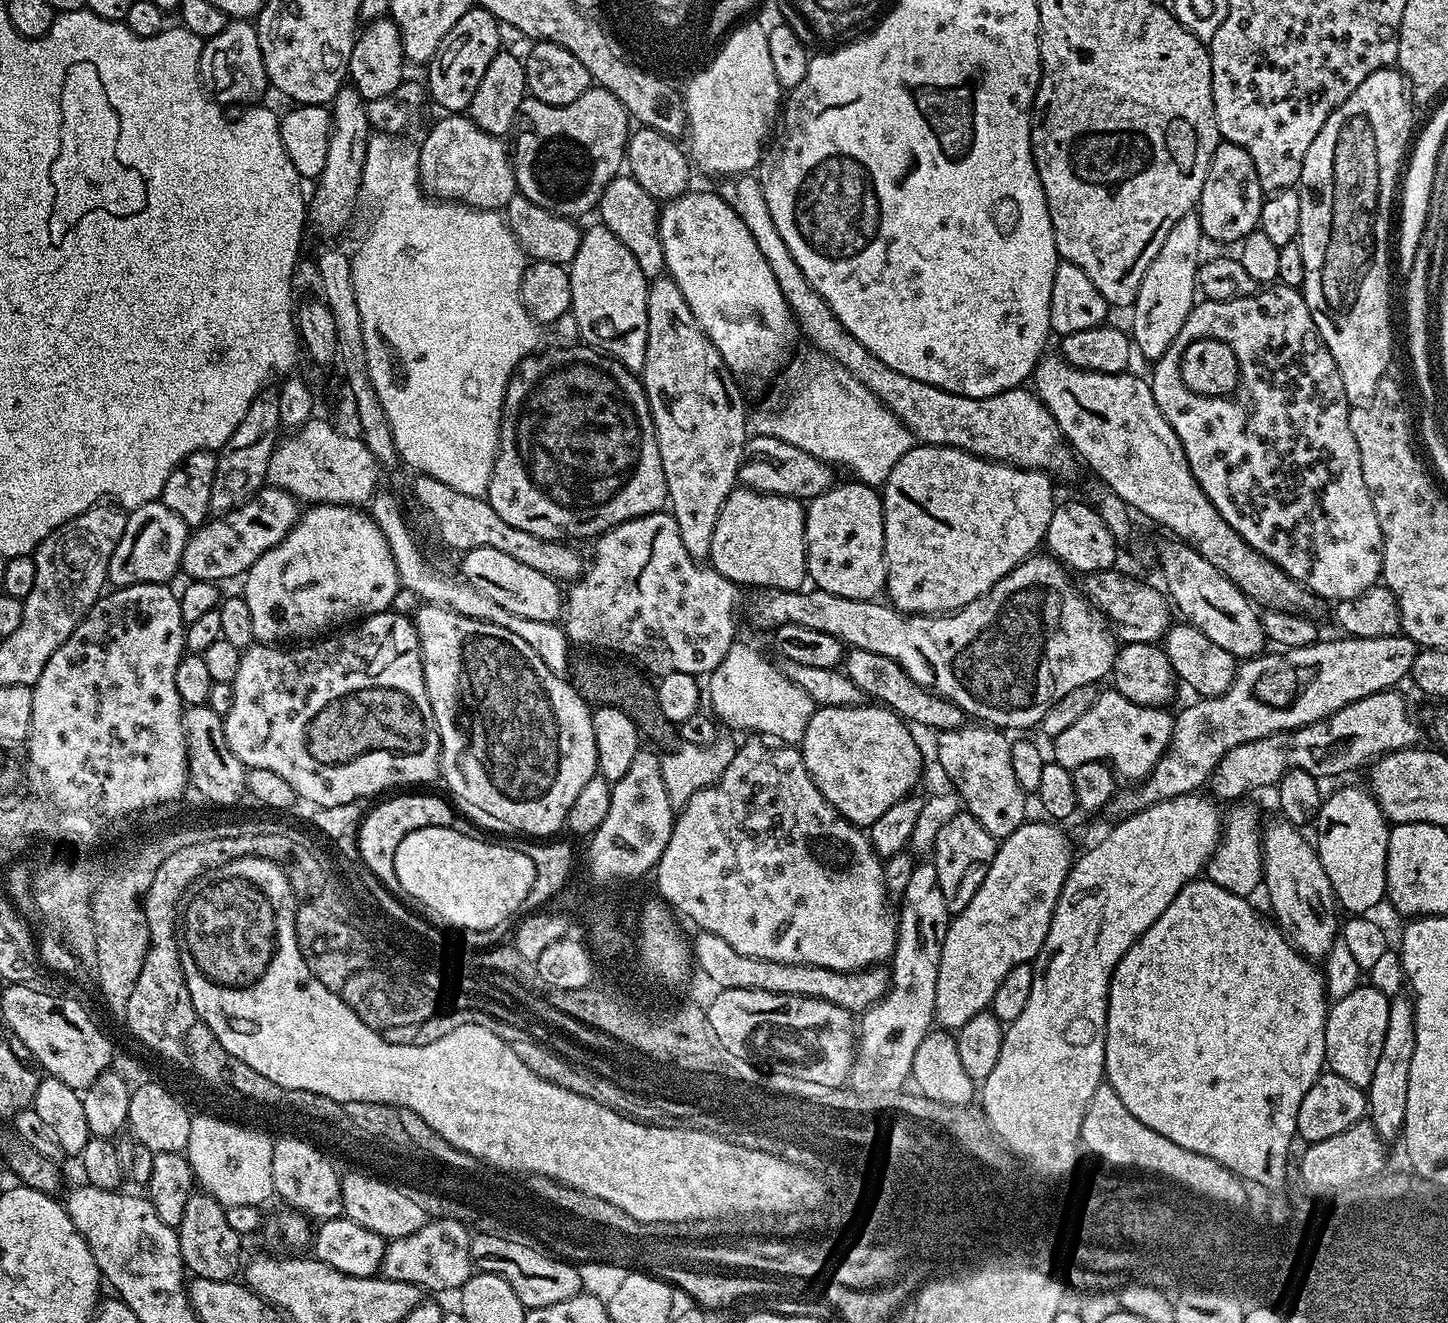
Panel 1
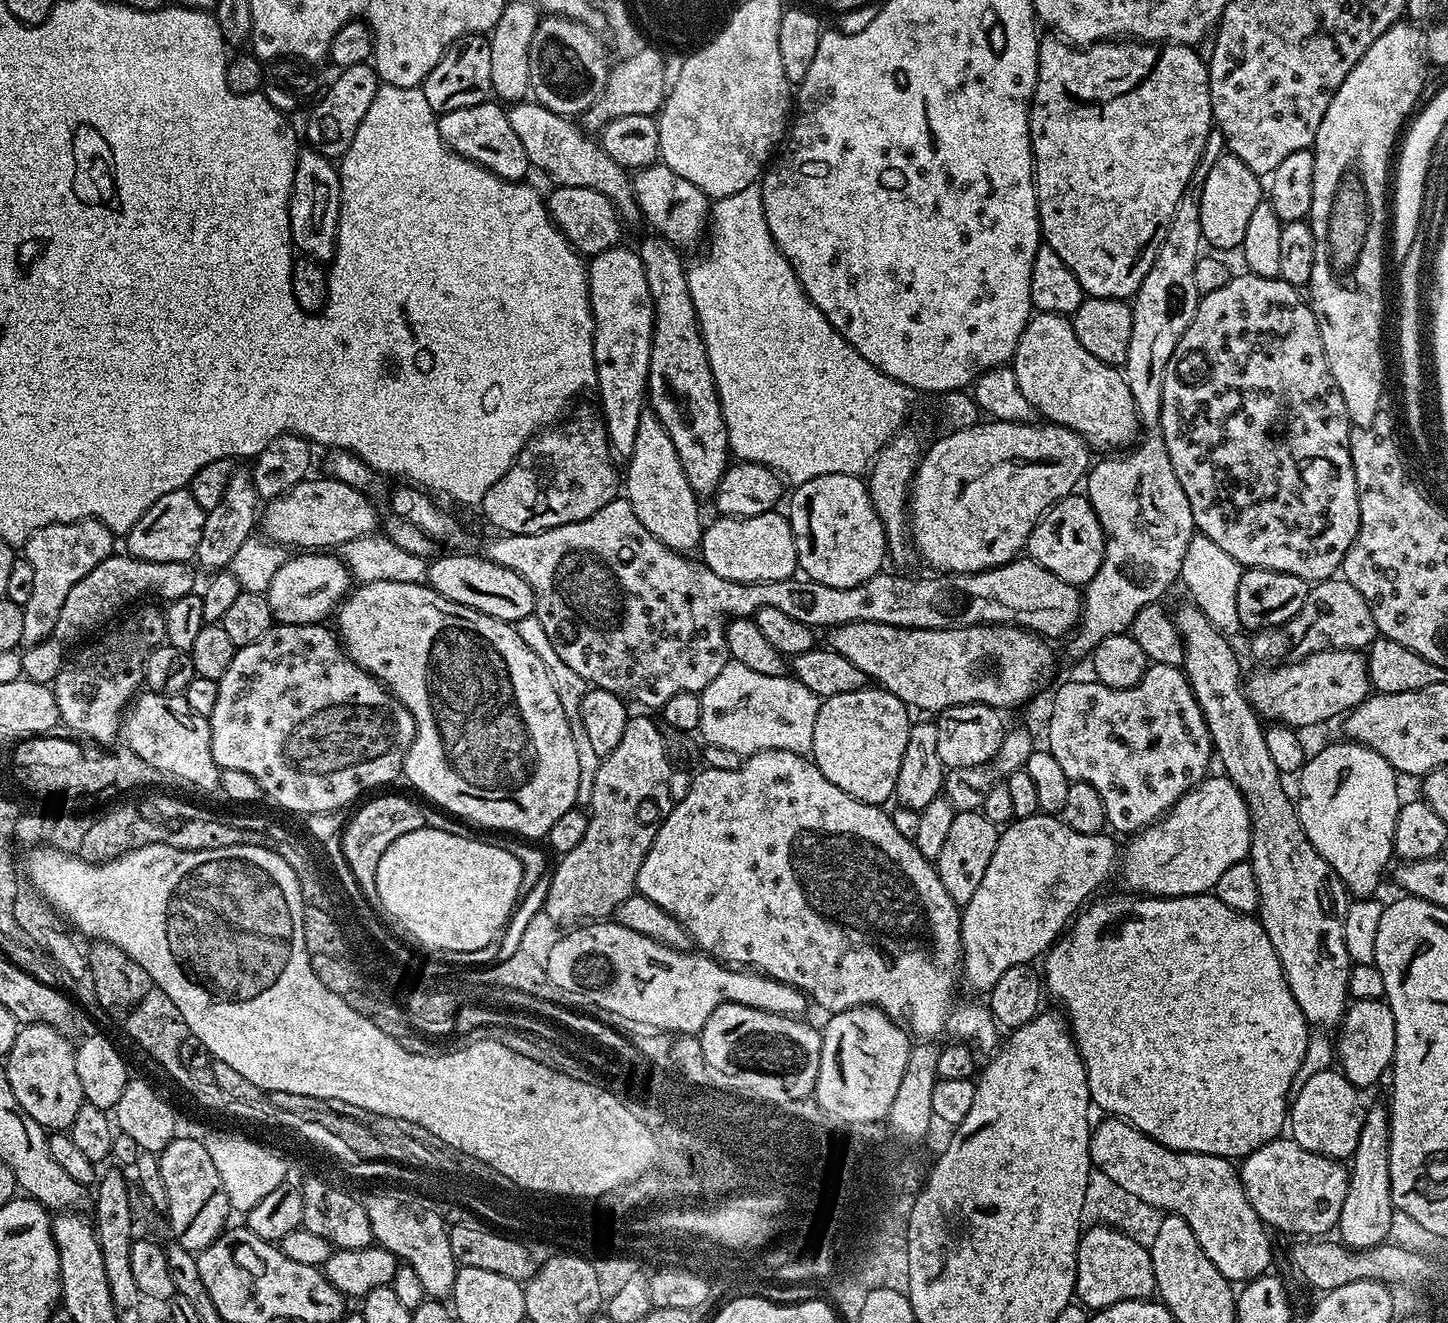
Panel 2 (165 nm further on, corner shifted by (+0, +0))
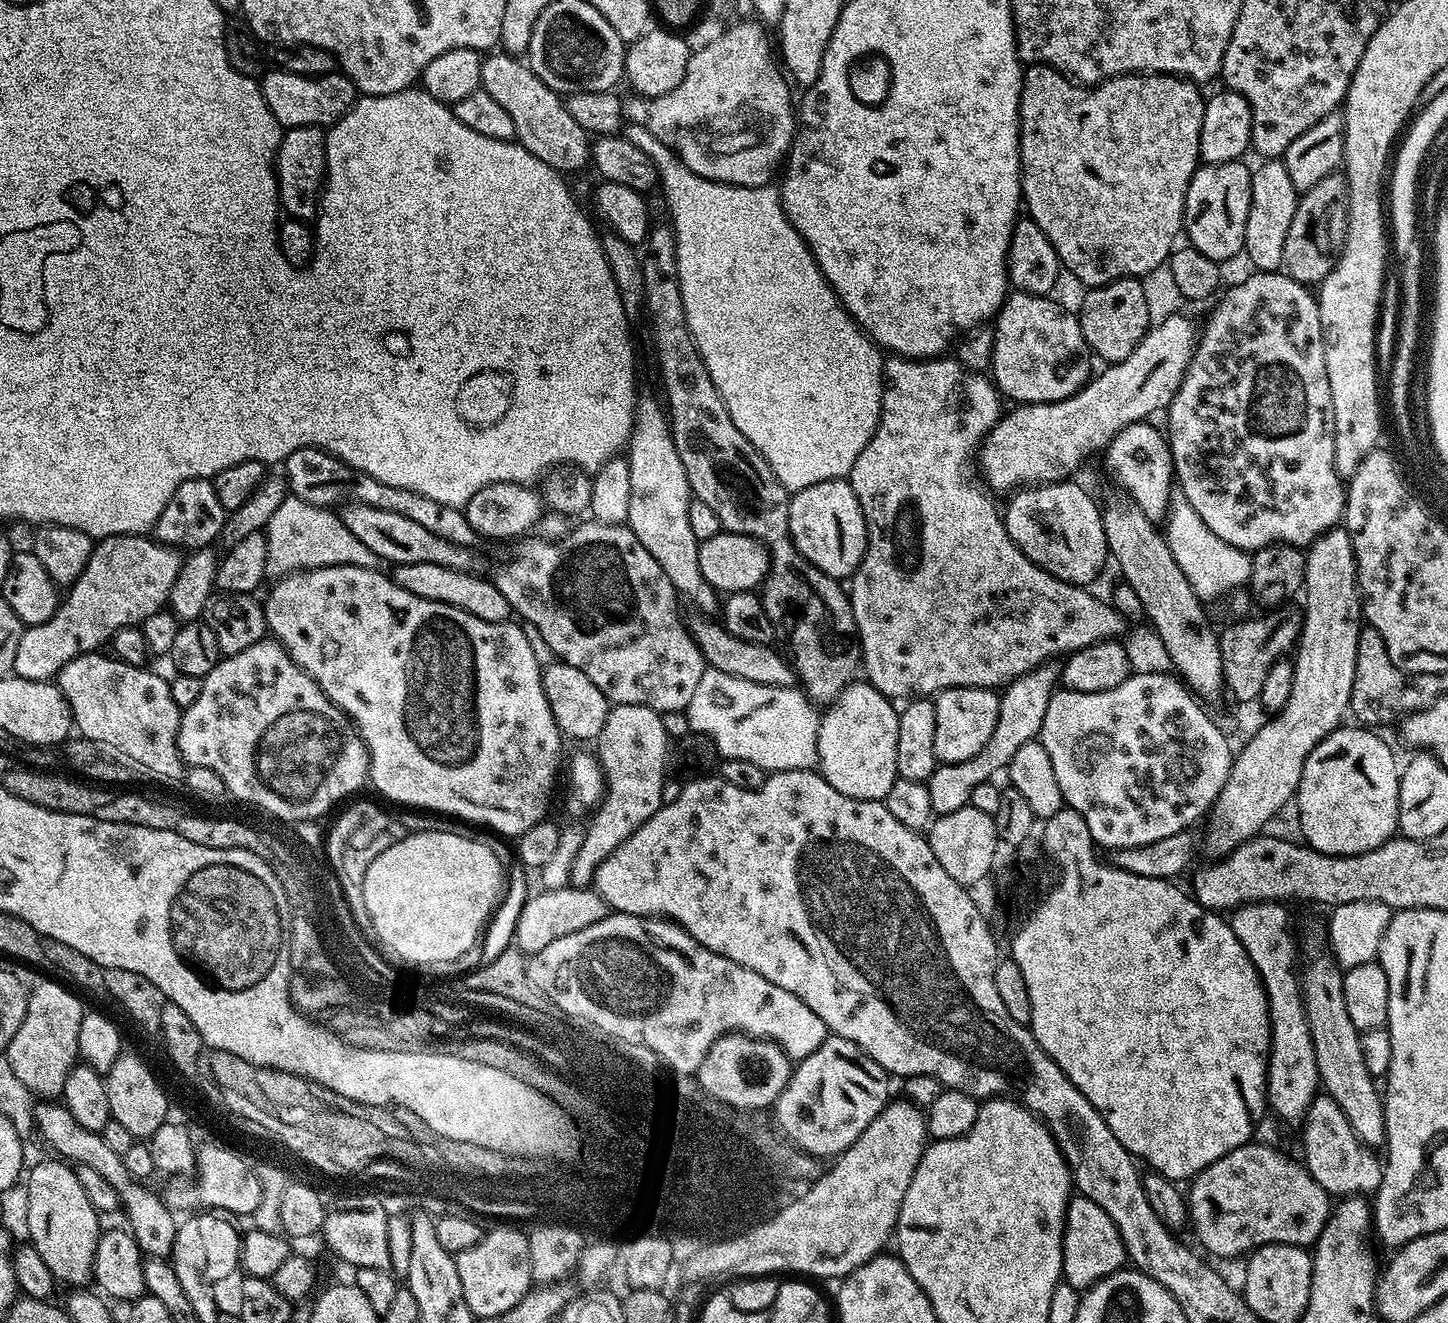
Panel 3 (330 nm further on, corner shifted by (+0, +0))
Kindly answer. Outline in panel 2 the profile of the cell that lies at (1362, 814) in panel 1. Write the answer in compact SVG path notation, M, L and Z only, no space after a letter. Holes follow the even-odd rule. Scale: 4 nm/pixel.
M1343 742L1328 744L1321 752L1312 752L1298 773L1300 779L1300 800L1295 801L1296 813L1300 816L1302 830L1306 838L1322 854L1324 861L1332 867L1334 874L1344 883L1345 889L1353 897L1368 898L1380 884L1384 871L1394 860L1394 830L1398 822L1400 805L1400 788L1396 785L1398 773L1395 768L1374 750L1361 744Z

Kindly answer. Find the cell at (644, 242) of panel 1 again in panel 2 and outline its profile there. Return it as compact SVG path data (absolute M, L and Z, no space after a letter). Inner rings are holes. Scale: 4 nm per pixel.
M532 98L513 103L507 114L510 126L514 126L514 134L518 134L518 139L522 141L526 158L533 169L541 168L553 180L551 183L561 188L582 186L598 190L598 194L606 194L606 198L614 202L625 225L641 223L642 213L634 198L629 169L618 166L618 162L614 162L614 158L610 158L610 154L606 154L606 150L602 150L593 137L591 140L588 137L591 135L575 119L560 116Z

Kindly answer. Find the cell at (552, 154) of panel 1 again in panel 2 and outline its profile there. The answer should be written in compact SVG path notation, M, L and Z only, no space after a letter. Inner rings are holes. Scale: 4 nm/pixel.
M645 46L617 62L617 65L615 63L609 69L606 86L600 97L588 107L587 112L583 113L582 124L585 129L603 129L604 125L609 124L614 118L626 118L626 114L646 114L655 117L664 107L668 77L666 78L664 60L658 51L651 46Z

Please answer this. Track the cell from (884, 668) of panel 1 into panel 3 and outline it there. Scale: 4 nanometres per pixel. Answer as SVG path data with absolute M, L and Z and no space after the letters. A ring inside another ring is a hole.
M704 614L689 615L686 623L688 633L696 639L696 645L702 650L702 658L707 667L722 670L722 674L734 674L734 678L746 678L746 682L758 682L758 686L797 687L796 669L783 651L775 652L772 644L746 642L746 638L730 634L724 629L723 623L716 621L715 624L712 618Z

